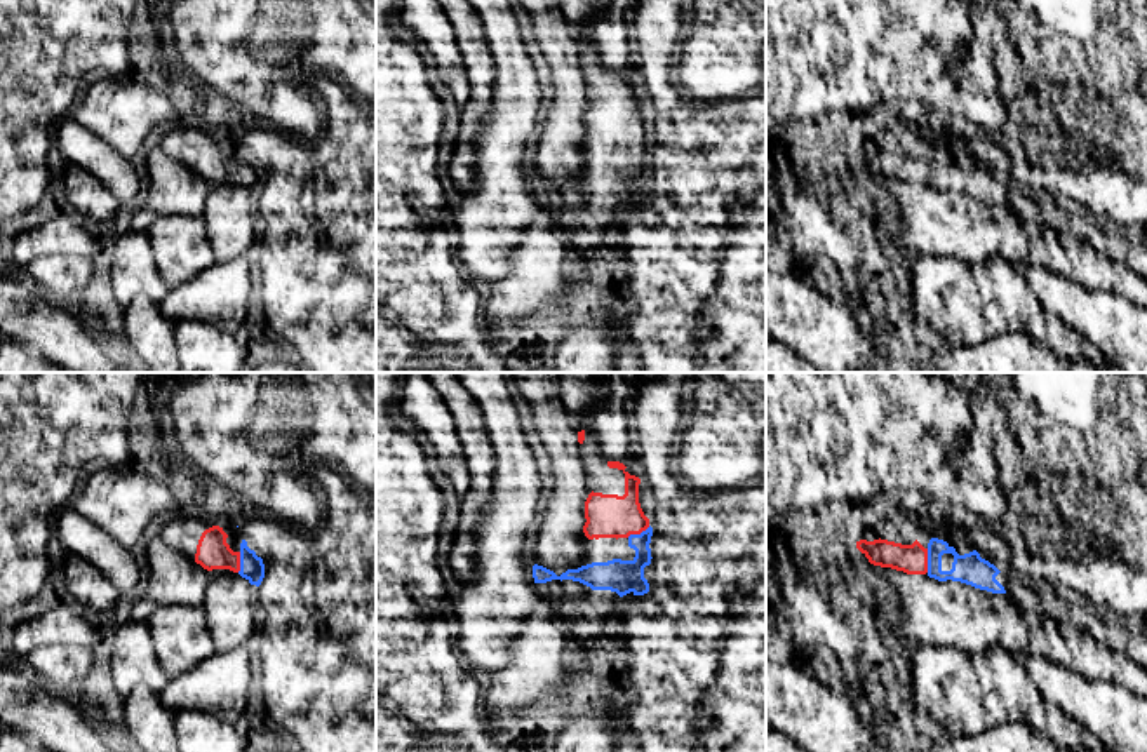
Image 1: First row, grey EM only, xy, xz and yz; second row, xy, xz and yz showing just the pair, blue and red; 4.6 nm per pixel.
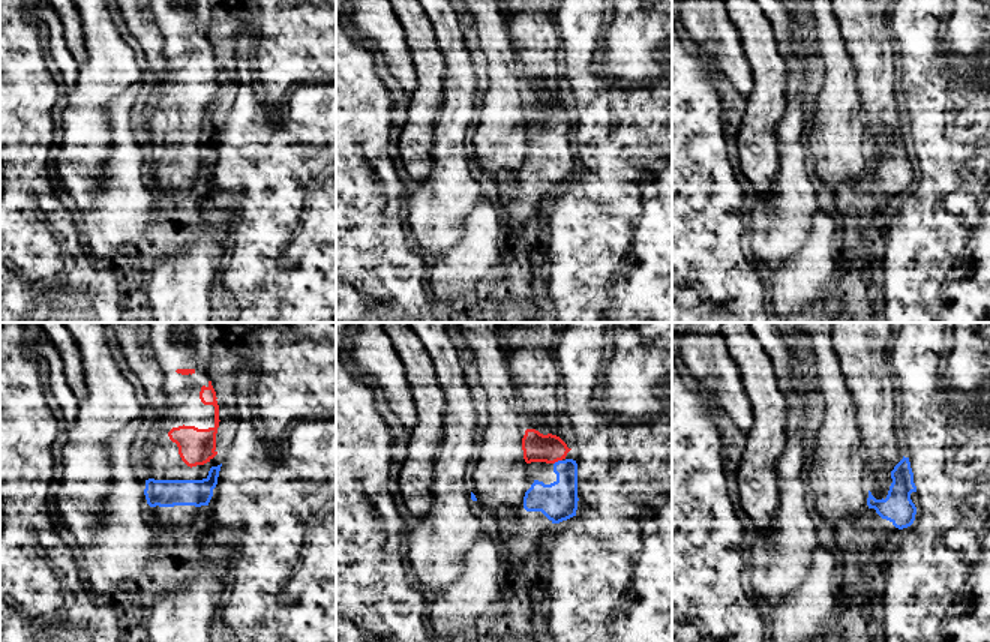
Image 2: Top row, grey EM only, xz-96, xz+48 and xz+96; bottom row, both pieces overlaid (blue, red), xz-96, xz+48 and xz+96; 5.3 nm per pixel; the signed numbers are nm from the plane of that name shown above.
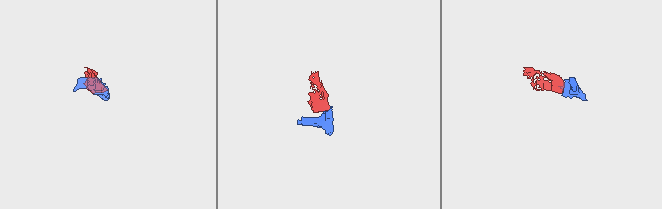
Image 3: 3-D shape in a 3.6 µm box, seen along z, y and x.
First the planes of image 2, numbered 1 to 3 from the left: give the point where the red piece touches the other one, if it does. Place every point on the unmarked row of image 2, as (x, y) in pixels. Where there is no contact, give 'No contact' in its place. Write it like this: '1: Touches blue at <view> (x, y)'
1: No contact
2: Touches blue at xz+48 (558, 125)
3: No contact

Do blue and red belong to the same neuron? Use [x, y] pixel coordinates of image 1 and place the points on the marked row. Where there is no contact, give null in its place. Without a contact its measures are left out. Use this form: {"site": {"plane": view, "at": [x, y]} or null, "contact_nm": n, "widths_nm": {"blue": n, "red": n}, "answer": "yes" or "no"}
{"site": {"plane": "yz", "at": [928, 561]}, "contact_nm": 110, "widths_nm": {"blue": 140, "red": 140}, "answer": "yes"}

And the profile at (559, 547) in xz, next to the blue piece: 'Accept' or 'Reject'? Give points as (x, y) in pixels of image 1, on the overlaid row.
Reject

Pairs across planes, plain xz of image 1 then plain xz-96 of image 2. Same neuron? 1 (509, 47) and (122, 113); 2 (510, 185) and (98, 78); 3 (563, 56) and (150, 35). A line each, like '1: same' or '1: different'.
1: different
2: same
3: same

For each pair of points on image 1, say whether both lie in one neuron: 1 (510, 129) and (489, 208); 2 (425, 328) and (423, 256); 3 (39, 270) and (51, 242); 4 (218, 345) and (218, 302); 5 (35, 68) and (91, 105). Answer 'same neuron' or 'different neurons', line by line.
1: same neuron
2: same neuron
3: different neurons
4: different neurons
5: different neurons

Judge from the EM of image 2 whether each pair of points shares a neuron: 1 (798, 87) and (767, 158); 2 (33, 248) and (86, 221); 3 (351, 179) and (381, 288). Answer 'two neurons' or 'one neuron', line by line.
1: two neurons
2: two neurons
3: one neuron

